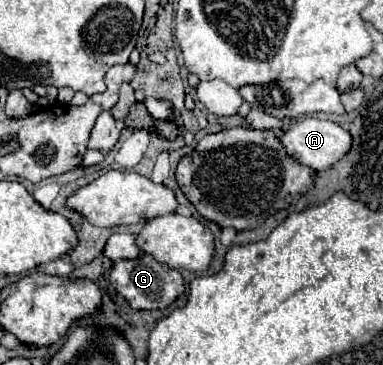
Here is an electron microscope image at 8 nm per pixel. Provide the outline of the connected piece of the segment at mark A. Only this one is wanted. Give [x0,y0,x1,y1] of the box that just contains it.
[282,117,352,171]

